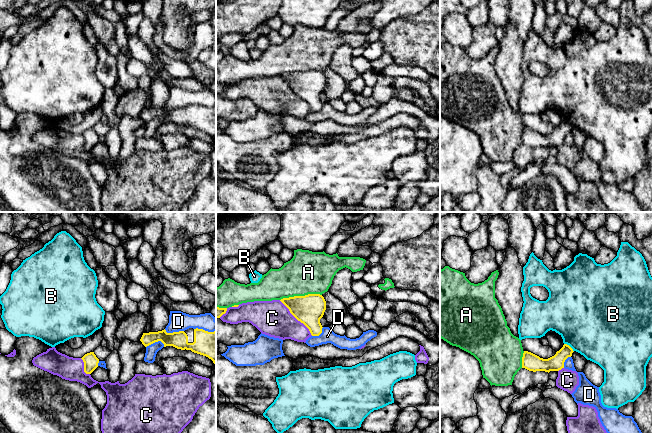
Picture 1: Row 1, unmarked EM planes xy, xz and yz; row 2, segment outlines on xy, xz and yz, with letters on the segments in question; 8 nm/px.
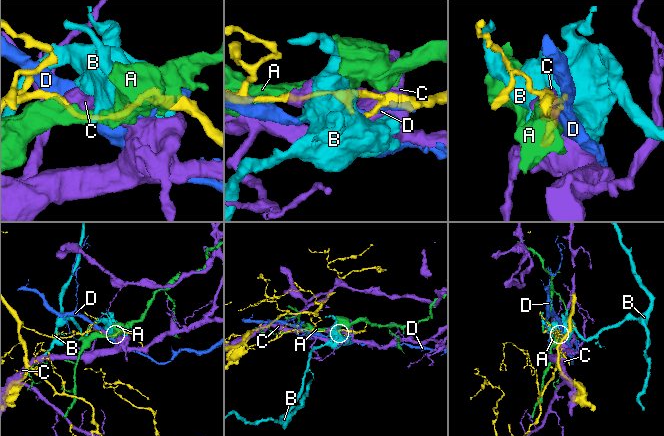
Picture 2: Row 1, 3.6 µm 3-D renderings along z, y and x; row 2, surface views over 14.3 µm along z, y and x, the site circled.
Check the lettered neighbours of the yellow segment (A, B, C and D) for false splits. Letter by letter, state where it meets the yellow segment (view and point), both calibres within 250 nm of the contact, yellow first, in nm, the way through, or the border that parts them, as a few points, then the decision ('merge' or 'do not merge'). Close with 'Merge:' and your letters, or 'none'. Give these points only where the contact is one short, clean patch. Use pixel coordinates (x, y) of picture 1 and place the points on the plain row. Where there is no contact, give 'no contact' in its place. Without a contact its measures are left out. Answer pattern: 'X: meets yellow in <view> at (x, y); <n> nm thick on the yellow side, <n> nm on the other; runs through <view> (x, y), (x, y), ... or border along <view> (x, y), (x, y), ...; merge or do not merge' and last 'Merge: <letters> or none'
A: meets yellow in xz at (300, 72); 240 nm thick on the yellow side, 340 nm on the other; do not merge
B: meets yellow in yz at (569, 122); 130 nm thick on the yellow side, 500 nm on the other; do not merge
C: meets yellow in xz at (296, 94); 240 nm thick on the yellow side, 280 nm on the other; do not merge
D: meets yellow in xy at (174, 108); 160 nm thick on the yellow side, 160 nm on the other; do not merge
Merge: none

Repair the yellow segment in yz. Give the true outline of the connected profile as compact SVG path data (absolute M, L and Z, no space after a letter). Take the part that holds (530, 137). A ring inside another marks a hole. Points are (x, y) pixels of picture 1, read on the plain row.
M564 120L563 123L556 128L556 130L548 135L540 134L539 132L524 127L522 133L522 144L525 144L529 147L559 147L564 144L564 138L568 133L572 132L573 125Z

